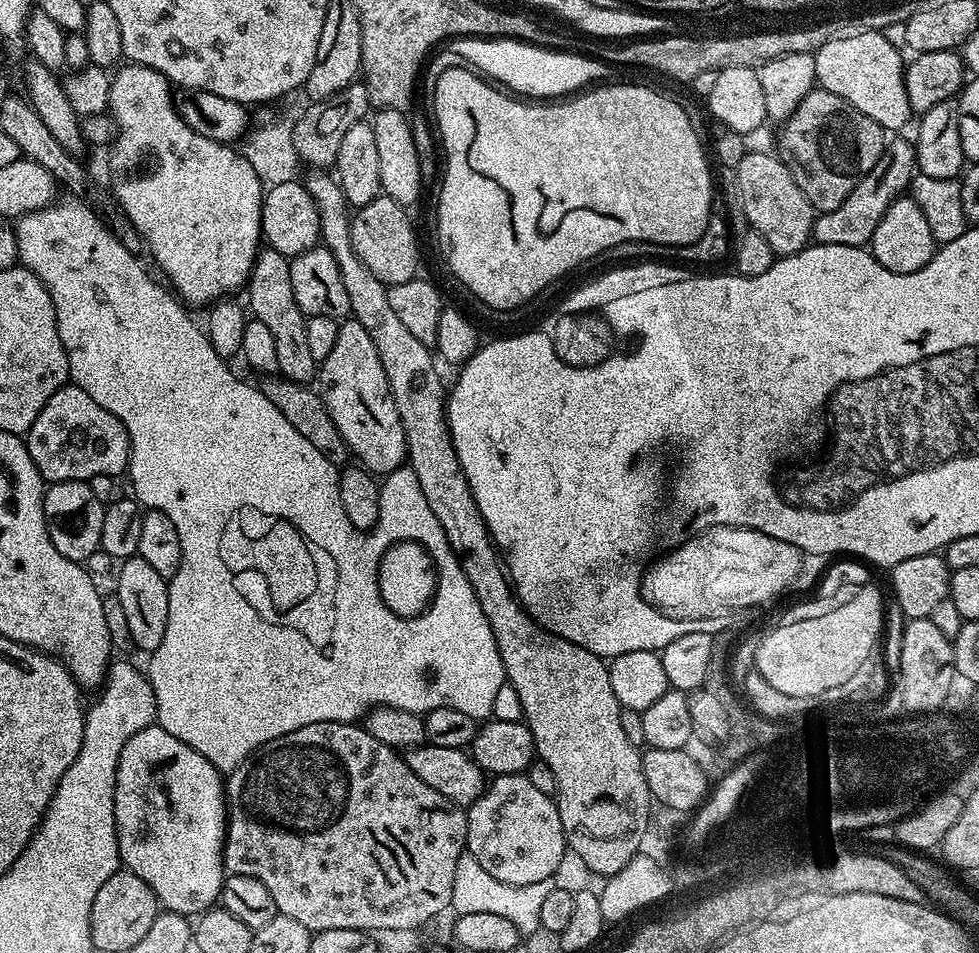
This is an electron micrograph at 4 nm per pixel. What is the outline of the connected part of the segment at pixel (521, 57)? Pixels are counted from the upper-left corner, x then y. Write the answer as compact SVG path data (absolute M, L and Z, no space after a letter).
M453 38L447 41L446 48L454 55L461 56L465 65L479 70L489 81L524 98L564 98L603 81L600 79L604 76L605 65L599 59L596 61L588 56L575 56L572 52L552 52L556 50L519 40Z

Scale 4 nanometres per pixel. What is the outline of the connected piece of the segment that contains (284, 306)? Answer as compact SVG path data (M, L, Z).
M261 247L256 253L252 273L248 275L247 292L246 304L251 315L262 322L262 326L270 326L270 334L278 350L279 375L298 384L311 385L318 376L318 361L311 356L310 349L306 346L306 317L298 302L294 302L294 286L290 286L289 257L278 254L278 250L273 248Z

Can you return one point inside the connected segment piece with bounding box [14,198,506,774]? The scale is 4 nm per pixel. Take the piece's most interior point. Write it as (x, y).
(274, 624)

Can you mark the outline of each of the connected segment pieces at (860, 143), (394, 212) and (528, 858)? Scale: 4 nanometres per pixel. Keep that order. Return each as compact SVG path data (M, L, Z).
M819 86L798 102L781 128L778 155L817 213L838 210L859 180L882 158L886 145L886 129L874 118L866 118L862 110Z
M381 194L378 198L374 198L374 202L355 209L351 217L350 242L354 246L354 254L362 258L362 266L366 266L366 270L370 270L370 274L374 274L374 278L378 278L385 286L410 282L418 276L416 267L420 264L420 252L416 249L416 232L408 221L408 212L409 209L405 205L394 202L389 196Z
M526 774L518 776L497 776L487 781L484 793L482 793L474 803L467 805L466 815L468 825L466 826L466 838L468 843L466 850L474 858L478 858L478 863L482 865L482 870L489 872L494 878L498 878L498 882L509 884L510 886L530 886L537 884L543 880L552 880L555 877L555 872L559 870L560 863L564 860L564 852L566 856L566 841L564 838L564 827L562 826L562 818L556 809L556 801L551 795L543 793L530 782L530 778Z

